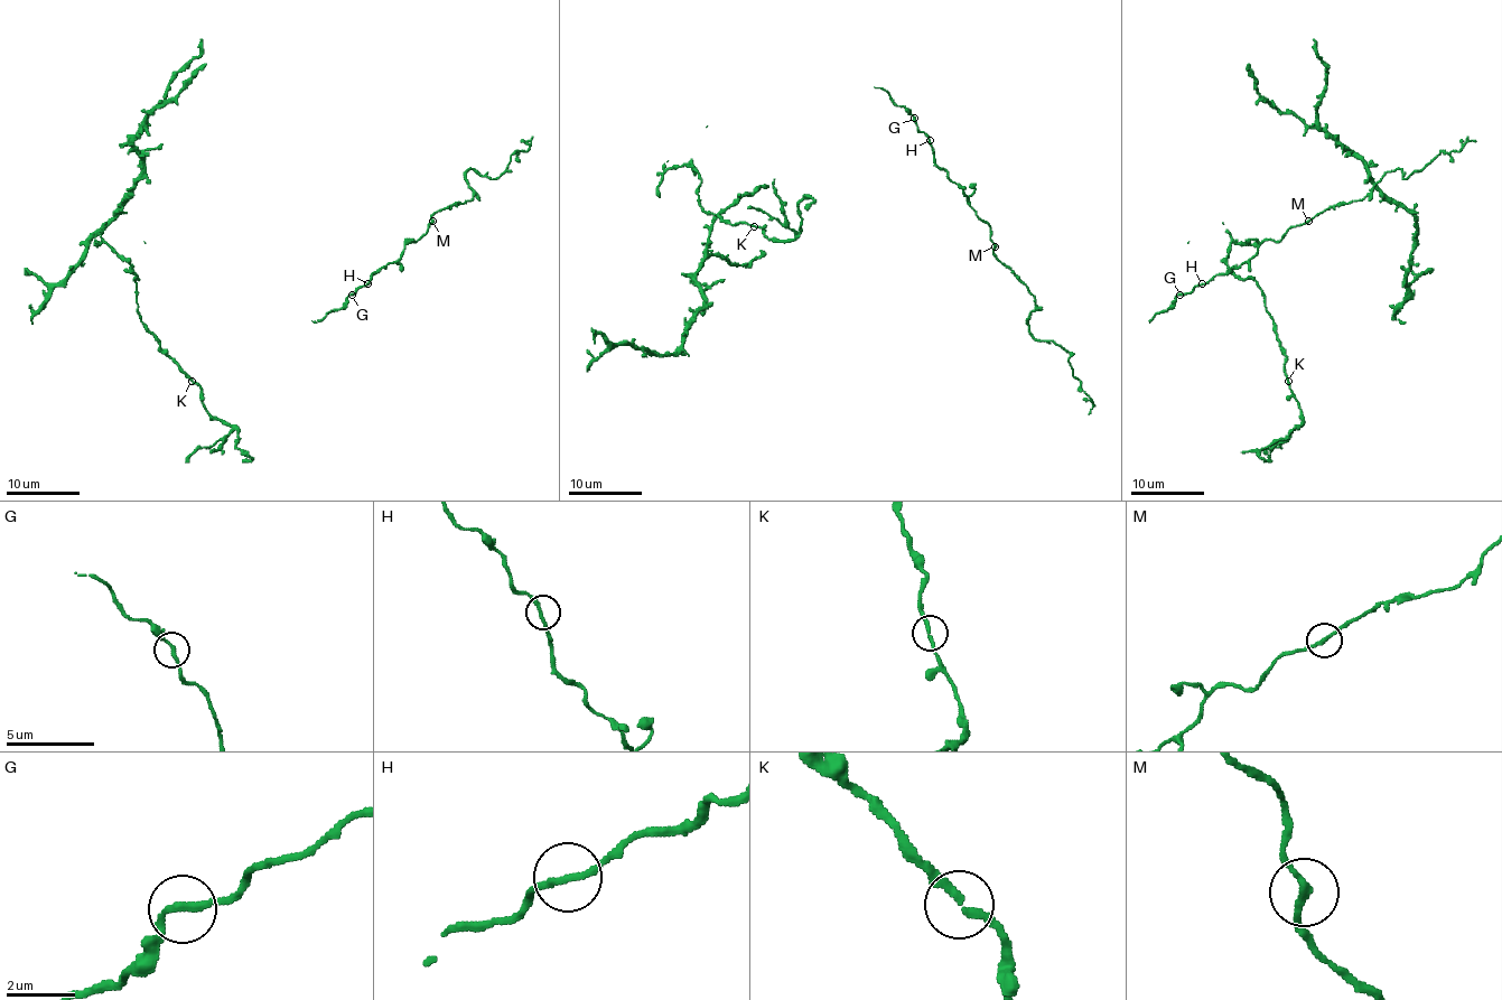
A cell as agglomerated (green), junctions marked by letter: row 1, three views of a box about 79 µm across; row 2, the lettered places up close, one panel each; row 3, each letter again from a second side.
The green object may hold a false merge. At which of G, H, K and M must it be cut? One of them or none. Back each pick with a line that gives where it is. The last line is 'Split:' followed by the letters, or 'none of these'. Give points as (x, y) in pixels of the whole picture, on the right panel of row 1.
Split: none of these

